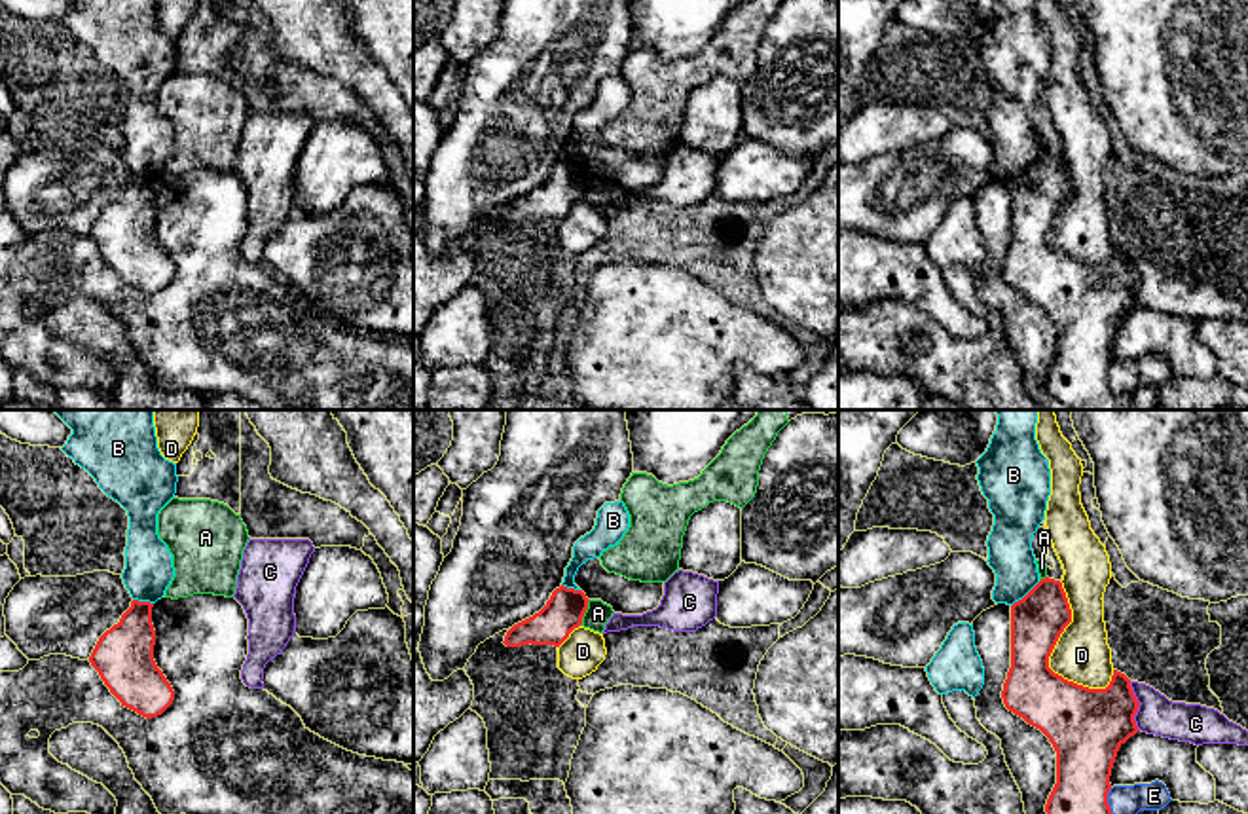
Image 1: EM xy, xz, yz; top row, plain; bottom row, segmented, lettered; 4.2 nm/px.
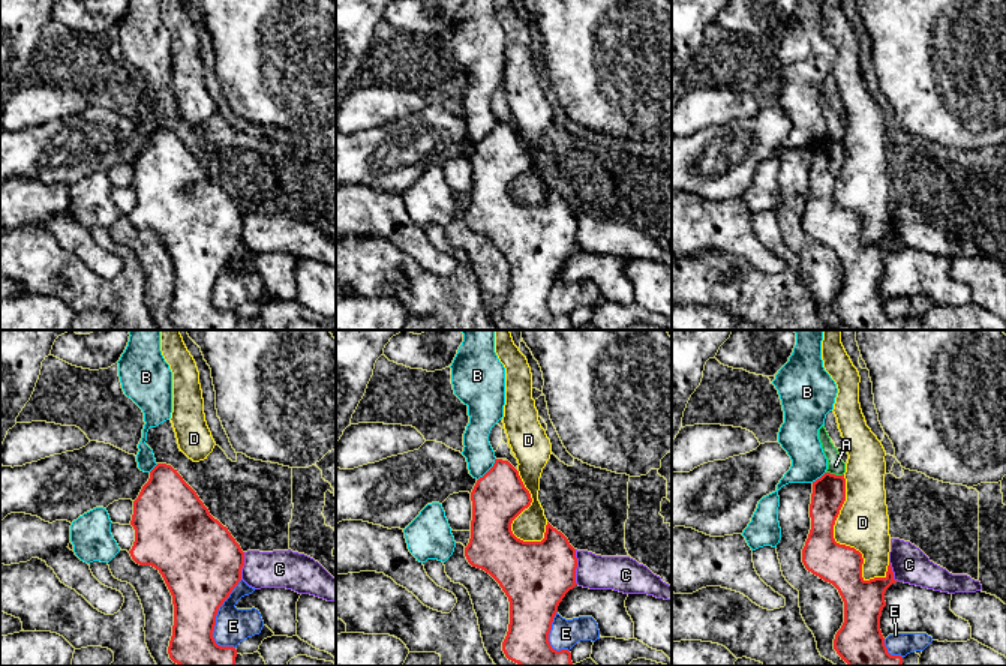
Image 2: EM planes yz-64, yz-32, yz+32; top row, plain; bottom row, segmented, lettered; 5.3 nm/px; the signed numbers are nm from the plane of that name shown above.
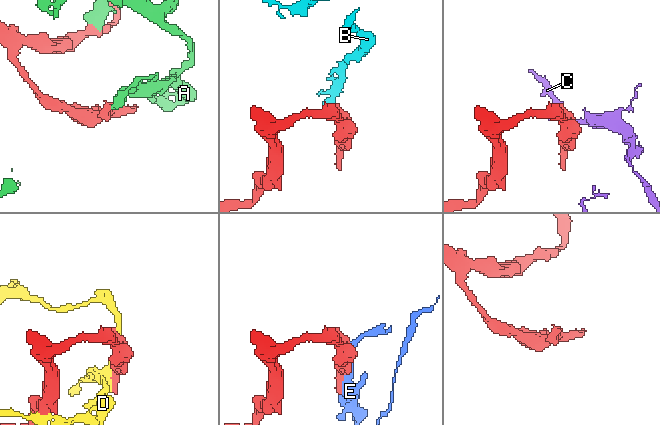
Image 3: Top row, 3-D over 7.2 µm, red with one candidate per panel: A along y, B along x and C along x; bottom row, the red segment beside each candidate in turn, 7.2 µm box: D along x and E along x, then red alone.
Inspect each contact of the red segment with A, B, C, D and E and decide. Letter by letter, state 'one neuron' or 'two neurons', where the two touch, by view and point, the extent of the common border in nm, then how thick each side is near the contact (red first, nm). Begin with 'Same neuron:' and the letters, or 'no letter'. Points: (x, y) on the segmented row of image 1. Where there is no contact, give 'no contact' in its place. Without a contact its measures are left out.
Same neuron: no letter
A: two neurons; contact xz (585, 611); length 120 nm; calibres 170 and 110 nm
B: two neurons; contact yz (1027, 594); length 170 nm; calibres 220 and 190 nm
C: two neurons; contact yz (1138, 704); length 220 nm; calibres 320 and 160 nm
D: two neurons; contact yz (1051, 651); length 500 nm; calibres 240 and 240 nm
E: two neurons; contact yz (1106, 801); length 110 nm; calibres 260 and 130 nm

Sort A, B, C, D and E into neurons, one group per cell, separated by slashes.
A / B / C / D / E

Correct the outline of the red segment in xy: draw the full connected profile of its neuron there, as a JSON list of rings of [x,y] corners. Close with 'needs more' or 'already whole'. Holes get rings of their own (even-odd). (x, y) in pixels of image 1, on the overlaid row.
[[[133,600],[119,622],[106,630],[91,657],[110,693],[121,706],[152,719],[174,700],[174,691],[154,660],[156,630],[150,601]]]; already whole

